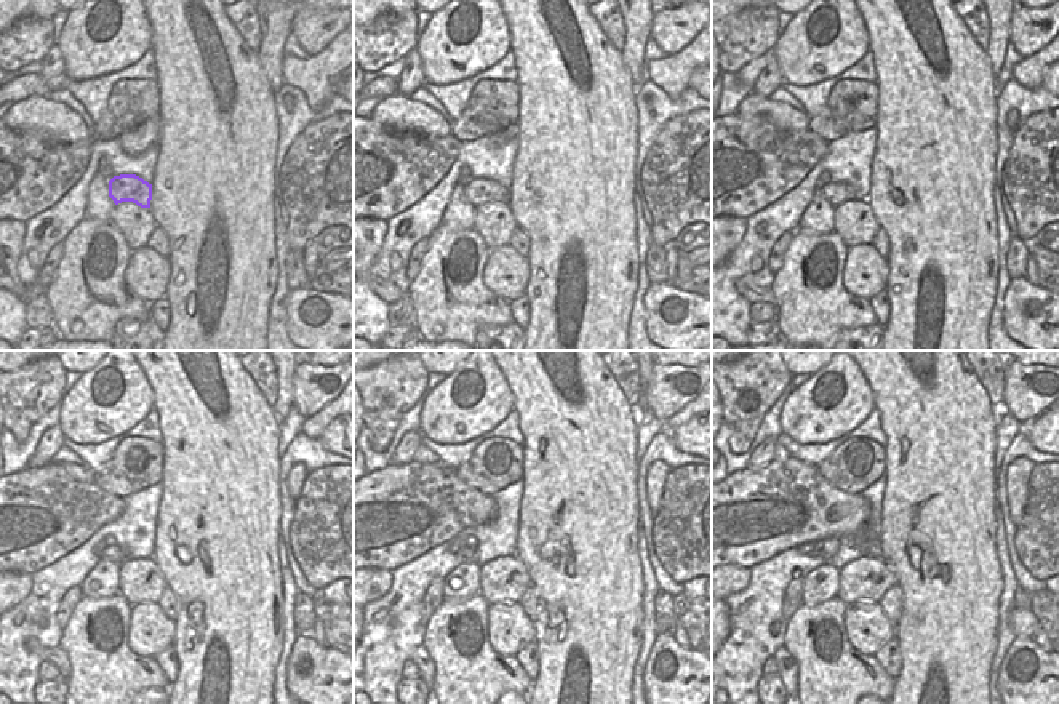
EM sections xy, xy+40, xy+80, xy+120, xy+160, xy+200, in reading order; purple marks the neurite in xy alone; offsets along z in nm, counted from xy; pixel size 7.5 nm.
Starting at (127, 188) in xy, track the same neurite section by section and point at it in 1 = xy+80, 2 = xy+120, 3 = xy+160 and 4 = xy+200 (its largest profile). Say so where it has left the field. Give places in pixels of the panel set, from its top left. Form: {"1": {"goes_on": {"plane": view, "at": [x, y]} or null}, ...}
{"1": {"goes_on": {"plane": "xy+80", "at": [835, 192]}}, "2": {"goes_on": {"plane": "xy+120", "at": [111, 551]}}, "3": {"goes_on": {"plane": "xy+160", "at": [466, 554]}}, "4": {"goes_on": {"plane": "xy+200", "at": [826, 549]}}}

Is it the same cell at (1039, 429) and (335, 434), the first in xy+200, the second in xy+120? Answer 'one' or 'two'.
one

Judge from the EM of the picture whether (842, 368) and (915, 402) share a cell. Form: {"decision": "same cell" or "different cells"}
{"decision": "different cells"}

